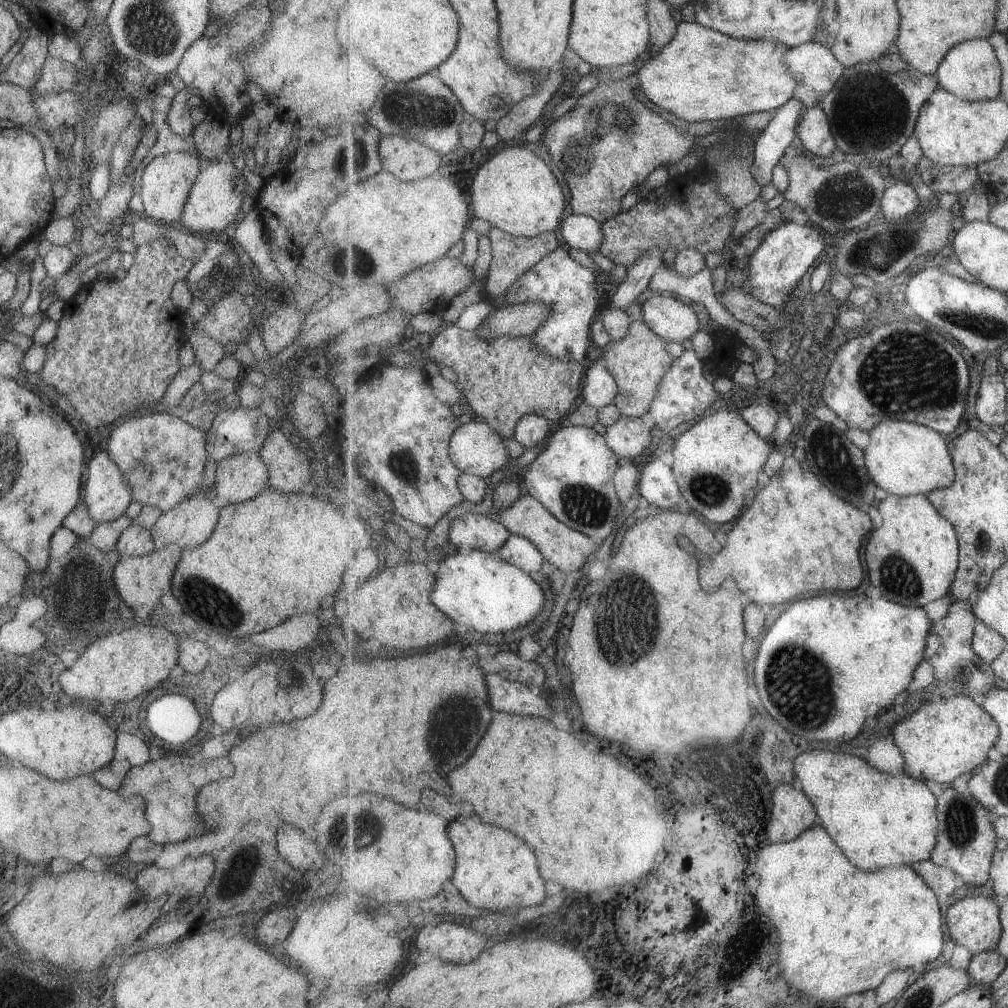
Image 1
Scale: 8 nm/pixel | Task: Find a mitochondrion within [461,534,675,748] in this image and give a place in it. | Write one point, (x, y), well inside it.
(625, 626)

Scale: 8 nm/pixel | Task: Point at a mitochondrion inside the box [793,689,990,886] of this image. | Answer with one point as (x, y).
(960, 823)

